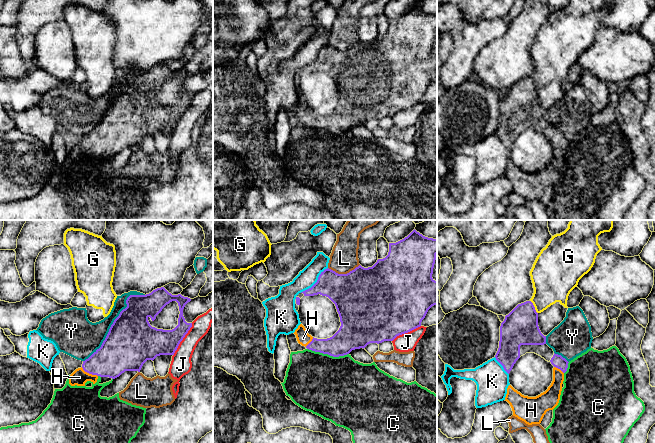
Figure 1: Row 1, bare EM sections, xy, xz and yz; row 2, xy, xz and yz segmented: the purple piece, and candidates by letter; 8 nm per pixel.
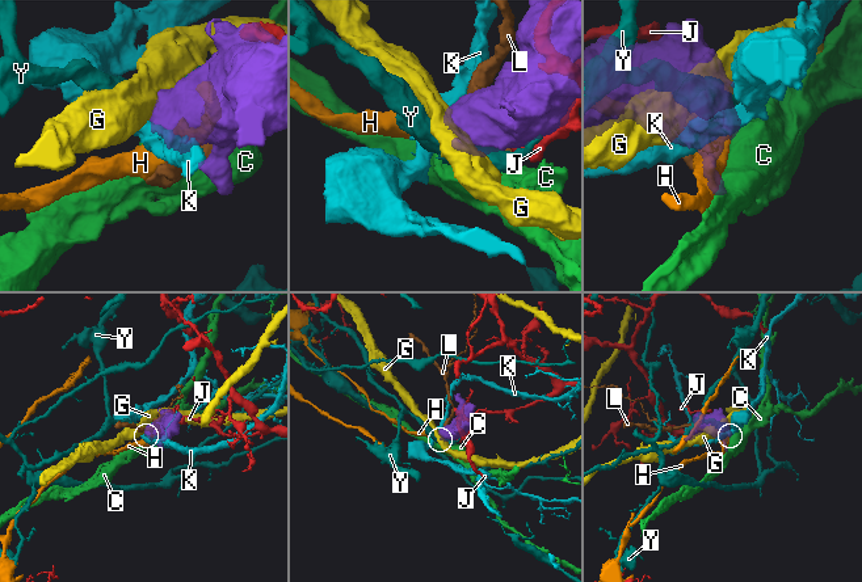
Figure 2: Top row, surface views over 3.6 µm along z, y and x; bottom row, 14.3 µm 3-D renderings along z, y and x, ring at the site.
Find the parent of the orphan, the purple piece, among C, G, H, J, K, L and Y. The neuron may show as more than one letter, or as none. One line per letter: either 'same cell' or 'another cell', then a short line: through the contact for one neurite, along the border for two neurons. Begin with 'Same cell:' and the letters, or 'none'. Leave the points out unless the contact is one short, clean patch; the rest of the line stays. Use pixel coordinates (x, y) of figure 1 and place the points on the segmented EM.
Same cell: H
C: another cell; line xz (307, 348), (333, 356), (348, 354)
G: another cell
H: same cell
J: another cell
K: another cell
L: another cell
Y: another cell

